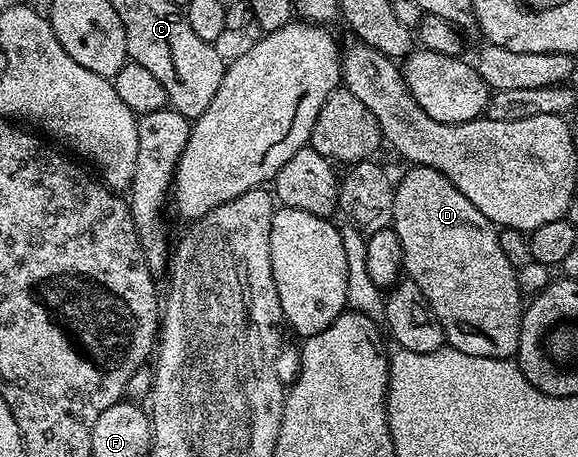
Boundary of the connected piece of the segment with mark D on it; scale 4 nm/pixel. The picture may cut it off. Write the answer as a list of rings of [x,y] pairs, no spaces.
[[[410,166],[405,170],[407,172],[403,174],[402,181],[398,180],[394,185],[394,205],[392,206],[392,214],[394,215],[392,229],[402,247],[402,266],[405,275],[413,284],[420,286],[424,298],[428,298],[428,302],[442,327],[445,343],[449,347],[460,350],[464,354],[472,354],[476,358],[511,359],[517,353],[518,343],[520,342],[524,297],[522,291],[518,288],[516,269],[510,265],[508,258],[504,258],[504,254],[500,250],[499,229],[491,224],[488,218],[484,218],[484,214],[480,214],[480,210],[476,210],[476,206],[472,206],[472,202],[468,202],[468,198],[464,198],[464,194],[460,194],[460,190],[456,190],[456,186],[452,186],[452,182],[448,182],[448,178],[444,178],[444,174],[440,174],[440,170],[419,168],[417,166]]]

